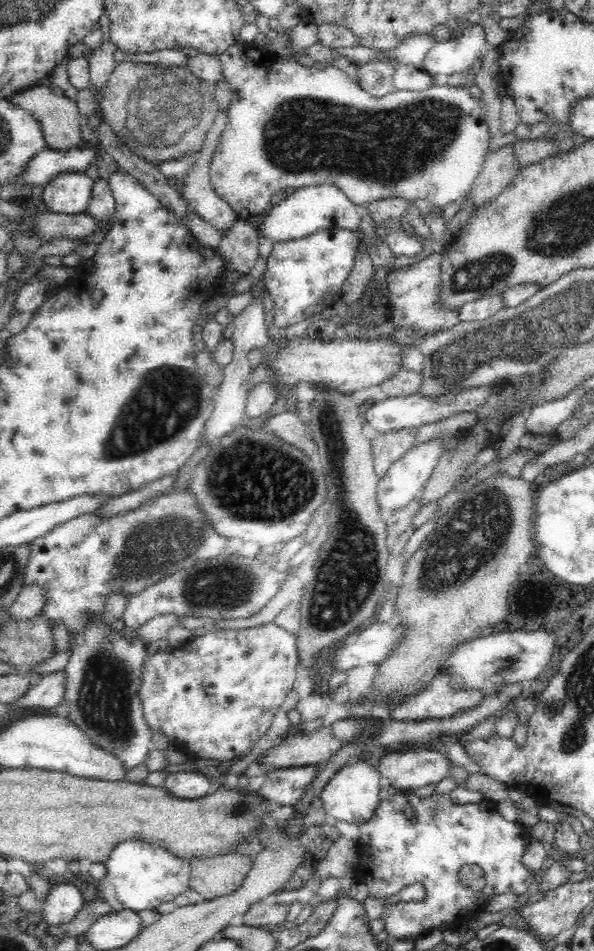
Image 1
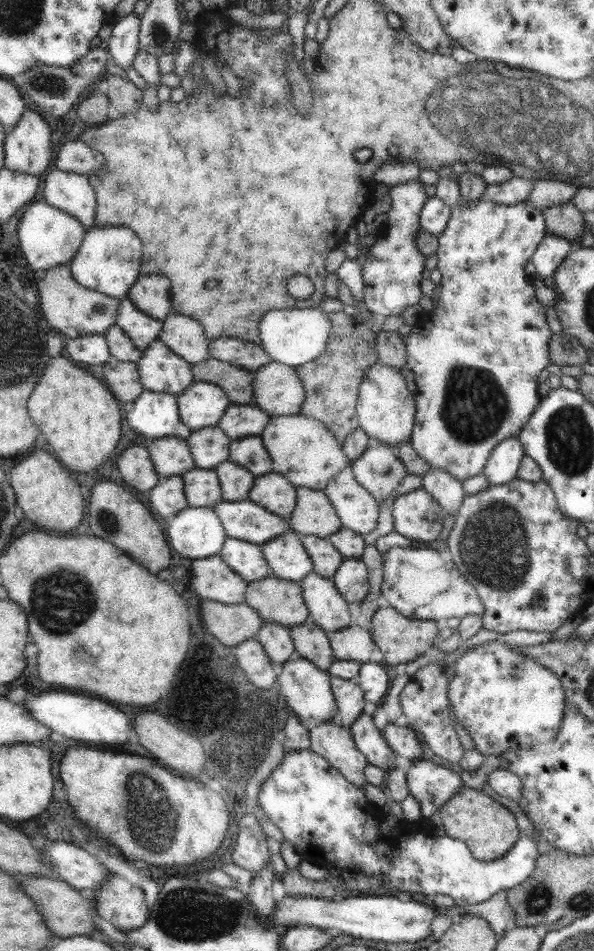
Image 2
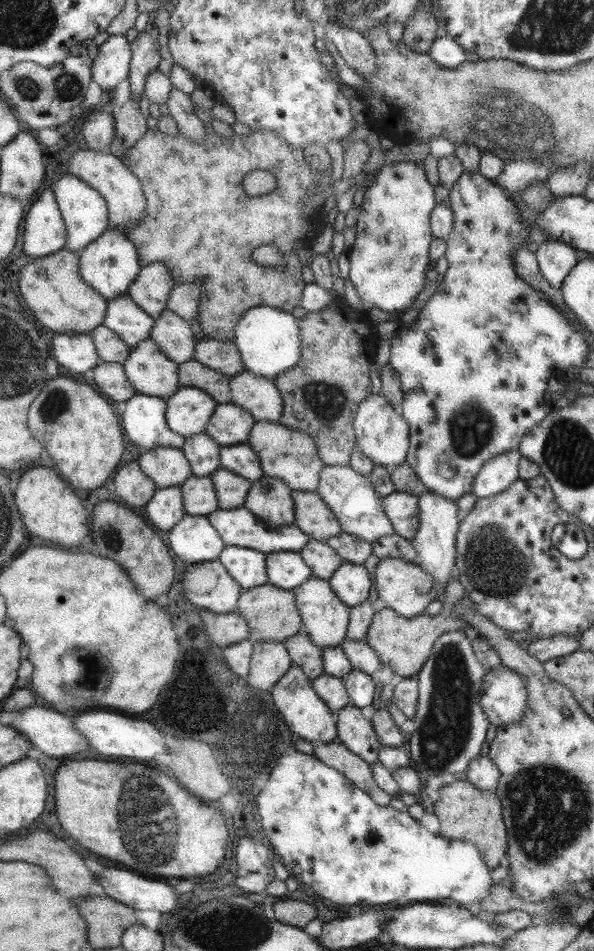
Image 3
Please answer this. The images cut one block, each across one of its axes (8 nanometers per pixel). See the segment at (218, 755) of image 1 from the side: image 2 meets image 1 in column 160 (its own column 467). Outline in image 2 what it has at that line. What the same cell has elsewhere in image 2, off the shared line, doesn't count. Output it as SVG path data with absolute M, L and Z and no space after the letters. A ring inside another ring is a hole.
M492 640L491 642L485 643L483 645L477 645L475 648L469 649L468 652L466 652L466 654L464 654L462 658L457 659L456 663L454 664L454 676L450 678L450 681L449 681L450 689L447 691L447 697L450 703L450 709L452 709L452 712L454 713L454 718L456 718L456 720L458 721L458 724L462 725L462 728L466 730L466 732L470 734L470 738L474 740L476 749L484 756L487 756L489 754L495 754L496 756L505 755L507 754L507 752L510 752L510 751L518 751L519 748L536 748L537 746L539 746L539 744L550 743L551 740L559 732L560 726L562 725L562 719L564 719L564 707L566 707L566 704L568 704L568 702L566 700L566 693L562 688L562 682L560 682L560 680L556 678L556 674L554 674L554 672L550 672L548 668L544 668L542 664L532 660L530 656L524 656L524 654L522 654L520 650L516 650L516 648L520 648L520 647L515 646L514 650L512 650L512 648L510 648L510 645L508 644L504 644L504 642L500 642L498 640Z

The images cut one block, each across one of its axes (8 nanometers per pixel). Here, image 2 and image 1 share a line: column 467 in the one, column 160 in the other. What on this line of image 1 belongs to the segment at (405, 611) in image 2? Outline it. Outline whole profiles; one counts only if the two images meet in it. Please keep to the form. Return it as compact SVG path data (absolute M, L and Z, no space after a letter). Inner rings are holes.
M223 555L196 562L190 568L181 568L173 575L143 588L127 598L122 619L125 626L140 628L151 618L164 614L211 618L211 620L248 618L264 608L284 583L287 571L284 567L268 568L255 557Z

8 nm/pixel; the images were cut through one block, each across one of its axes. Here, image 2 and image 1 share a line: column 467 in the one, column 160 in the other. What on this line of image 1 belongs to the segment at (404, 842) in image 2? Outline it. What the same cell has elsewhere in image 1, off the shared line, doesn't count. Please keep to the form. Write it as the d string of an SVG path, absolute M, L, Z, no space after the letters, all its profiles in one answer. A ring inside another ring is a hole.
M125 840L114 847L105 860L105 877L114 886L117 899L124 909L137 913L157 907L172 905L176 896L189 888L190 865L188 859L176 857L156 843Z

